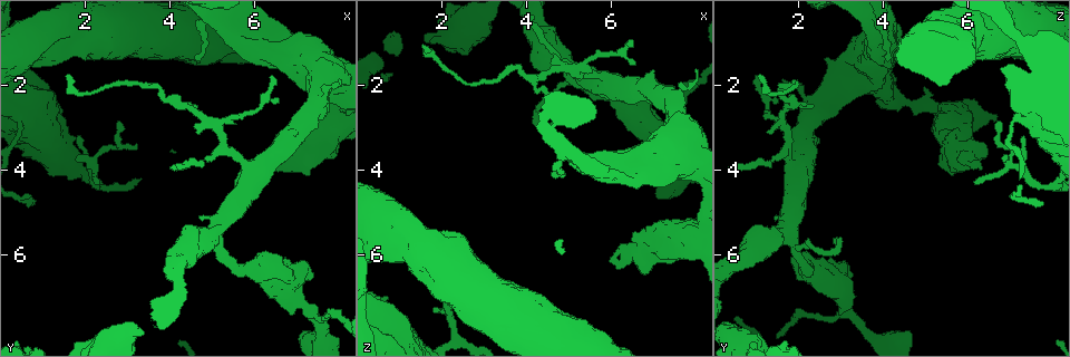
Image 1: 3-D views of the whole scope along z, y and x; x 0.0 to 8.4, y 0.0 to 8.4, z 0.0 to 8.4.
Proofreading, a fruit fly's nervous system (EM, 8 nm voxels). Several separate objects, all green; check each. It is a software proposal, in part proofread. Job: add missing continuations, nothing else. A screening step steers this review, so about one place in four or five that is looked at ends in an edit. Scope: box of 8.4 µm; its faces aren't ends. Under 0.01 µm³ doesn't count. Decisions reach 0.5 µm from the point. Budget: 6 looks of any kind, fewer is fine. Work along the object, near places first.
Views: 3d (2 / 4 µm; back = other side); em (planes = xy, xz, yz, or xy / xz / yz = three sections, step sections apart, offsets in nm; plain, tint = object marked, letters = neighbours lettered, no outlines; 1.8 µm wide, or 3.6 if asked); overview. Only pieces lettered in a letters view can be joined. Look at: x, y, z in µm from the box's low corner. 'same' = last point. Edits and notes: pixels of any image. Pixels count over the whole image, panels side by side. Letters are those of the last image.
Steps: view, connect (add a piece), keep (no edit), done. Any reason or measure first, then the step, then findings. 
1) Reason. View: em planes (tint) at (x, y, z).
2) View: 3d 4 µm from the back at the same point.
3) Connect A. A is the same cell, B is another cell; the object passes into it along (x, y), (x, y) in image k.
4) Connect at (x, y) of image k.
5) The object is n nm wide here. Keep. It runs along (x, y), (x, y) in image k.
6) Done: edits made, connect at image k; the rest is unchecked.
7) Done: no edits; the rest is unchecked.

Tapers out. View: em planes (letters) at (1.55, 1.70, 1.10).

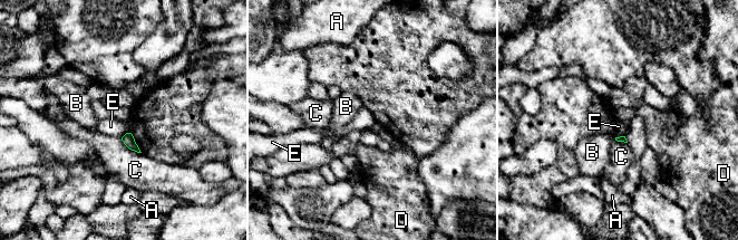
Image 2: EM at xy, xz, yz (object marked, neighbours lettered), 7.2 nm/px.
Keep. A, B, C, D and E are other cells; none of them fits.

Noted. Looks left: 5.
Sharp bend. View: 3d 4 µm from the back at (3.80, 2.10, 1.55).

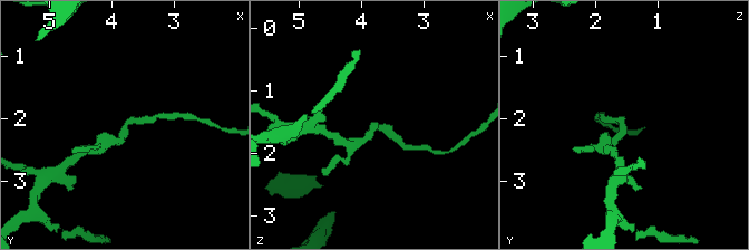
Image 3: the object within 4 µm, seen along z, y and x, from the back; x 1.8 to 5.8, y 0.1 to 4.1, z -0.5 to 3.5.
View: em planes (letters) at (3.80, 2.05, 1.55).

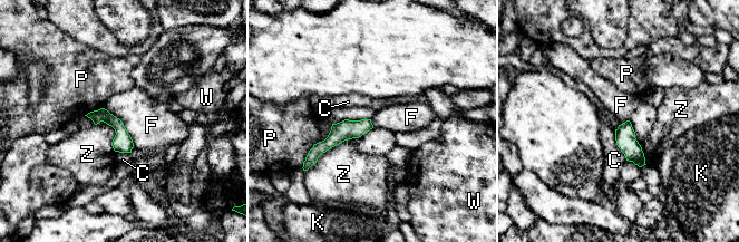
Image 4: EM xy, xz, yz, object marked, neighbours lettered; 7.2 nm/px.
Keep. C, F, K, P, W and Z are other cells; it runs along (368, 122), (340, 132), (315, 155) in image 4; none of them fits.

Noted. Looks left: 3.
Abrupt turn. View: em planes (letters) at (2.35, 4.45, 7.80).

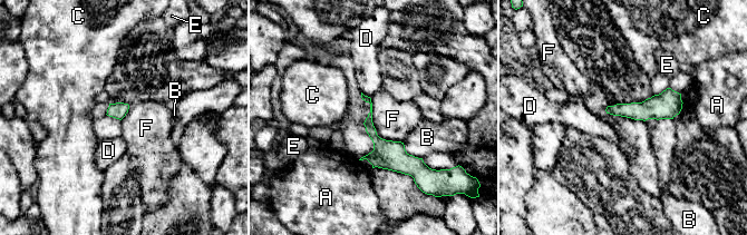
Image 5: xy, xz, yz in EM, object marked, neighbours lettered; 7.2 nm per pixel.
The longest contact is with F, 400 nm. Keep. A, B, C, D, E and F are other cells; it runs along (678, 96), (646, 110), (609, 110) in image 5; no lettered piece goes on from it.

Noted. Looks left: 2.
Done: no edits; the rest is unchecked.

